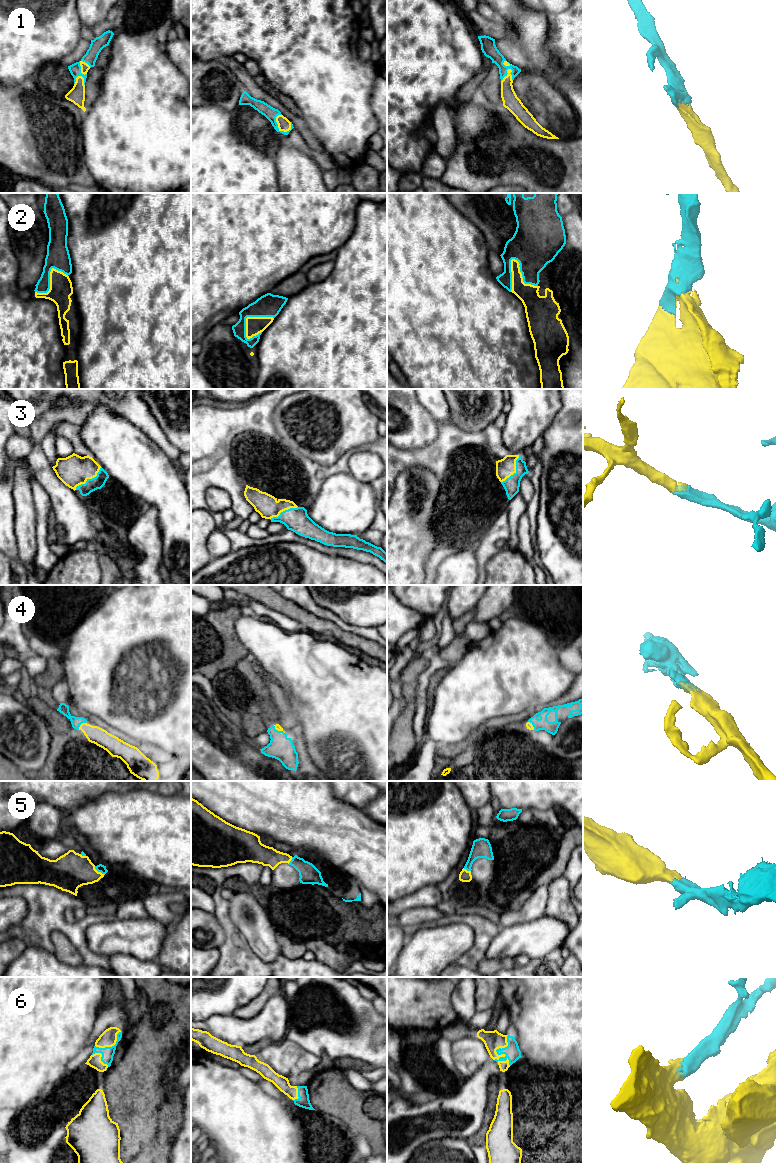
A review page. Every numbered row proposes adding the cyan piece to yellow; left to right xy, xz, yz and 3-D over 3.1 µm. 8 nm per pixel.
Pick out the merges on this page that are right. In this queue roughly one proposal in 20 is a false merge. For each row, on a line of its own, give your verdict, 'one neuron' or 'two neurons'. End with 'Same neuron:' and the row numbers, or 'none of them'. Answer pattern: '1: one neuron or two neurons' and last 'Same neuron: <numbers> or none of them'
1: one neuron
2: one neuron
3: one neuron
4: one neuron
5: one neuron
6: one neuron
Same neuron: 1, 2, 3, 4, 5, 6

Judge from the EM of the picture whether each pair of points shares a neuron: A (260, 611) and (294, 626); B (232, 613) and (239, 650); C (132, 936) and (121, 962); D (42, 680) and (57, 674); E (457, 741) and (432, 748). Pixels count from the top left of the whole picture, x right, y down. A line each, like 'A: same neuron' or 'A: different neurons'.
A: same neuron
B: same neuron
C: different neurons
D: same neuron
E: different neurons

